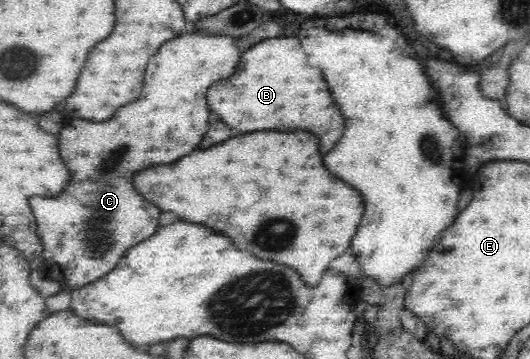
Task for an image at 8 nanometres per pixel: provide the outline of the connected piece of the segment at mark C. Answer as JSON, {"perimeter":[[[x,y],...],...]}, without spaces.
{"perimeter":[[[189,28],[189,32],[181,34],[181,38],[173,38],[173,42],[165,42],[157,54],[149,60],[145,80],[149,80],[149,92],[141,94],[129,106],[121,106],[113,118],[105,122],[89,122],[89,120],[71,120],[59,138],[61,158],[67,162],[73,178],[69,188],[59,198],[31,198],[31,210],[37,225],[37,236],[41,237],[45,260],[55,260],[59,270],[63,272],[61,284],[83,288],[107,274],[117,260],[123,257],[129,246],[149,238],[157,228],[159,210],[145,202],[135,188],[131,186],[131,176],[139,168],[147,168],[151,164],[169,164],[177,158],[195,150],[209,126],[209,104],[207,90],[215,80],[229,78],[233,70],[237,70],[237,62],[241,62],[241,52],[237,48],[239,37],[223,36],[223,33],[201,33],[199,29]]]}

